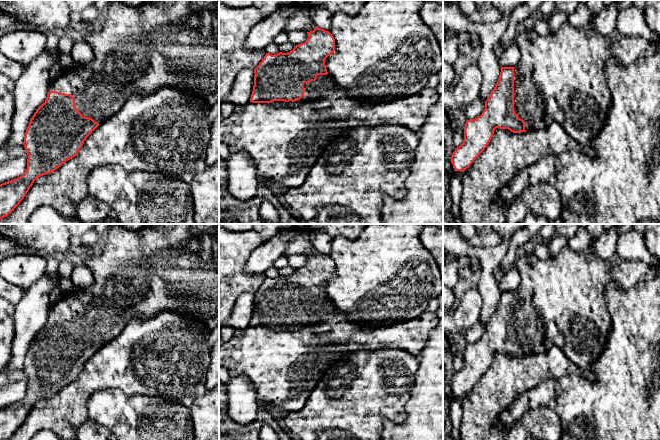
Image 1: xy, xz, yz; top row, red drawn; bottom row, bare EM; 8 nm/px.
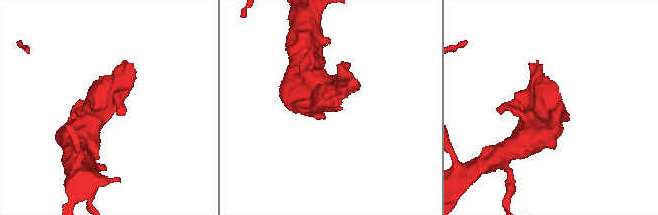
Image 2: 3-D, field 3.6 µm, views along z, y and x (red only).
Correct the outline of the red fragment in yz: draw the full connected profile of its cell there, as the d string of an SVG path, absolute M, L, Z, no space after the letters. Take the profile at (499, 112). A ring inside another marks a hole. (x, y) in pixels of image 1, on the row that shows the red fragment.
M594 16L588 24L581 28L574 27L568 21L566 21L561 25L556 34L548 33L545 36L539 35L534 29L525 30L522 27L519 29L514 42L521 50L521 58L514 67L501 67L498 82L494 89L491 91L490 96L485 101L484 111L477 118L466 121L464 126L464 141L459 147L455 149L451 156L451 163L455 171L464 171L474 162L474 160L485 150L489 144L496 128L508 129L513 133L521 133L531 130L547 129L551 123L557 122L576 142L584 147L590 146L591 141L601 132L610 109L610 92L605 79L606 61L614 57L618 59L619 65L629 65L640 57L649 56L654 53L654 47L651 42L640 36L627 36L619 32L616 37L609 35L607 38L605 38L597 34L593 24L593 18Z

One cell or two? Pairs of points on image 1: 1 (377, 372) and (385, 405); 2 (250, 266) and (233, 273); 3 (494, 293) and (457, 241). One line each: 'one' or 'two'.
1: one
2: two
3: one

